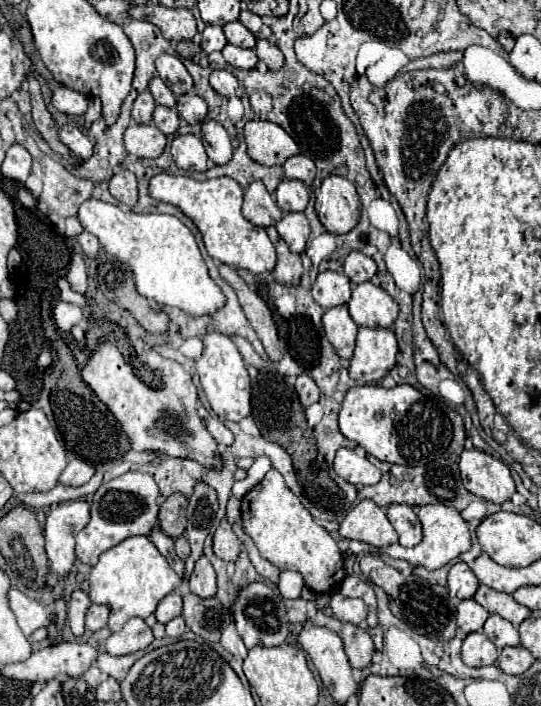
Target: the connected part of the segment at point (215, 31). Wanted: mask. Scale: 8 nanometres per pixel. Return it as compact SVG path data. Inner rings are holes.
M208 24L204 28L204 32L202 32L202 44L200 46L202 46L202 50L206 54L222 50L226 44L228 44L228 40L226 40L226 36L224 36L224 32L222 32L220 26L210 26Z

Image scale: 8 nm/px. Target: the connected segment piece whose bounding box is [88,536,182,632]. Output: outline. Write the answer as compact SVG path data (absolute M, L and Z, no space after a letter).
M148 536L126 538L124 542L102 552L88 580L90 580L90 600L94 604L110 606L108 628L112 632L118 632L134 616L138 618L150 616L156 610L158 602L182 582L182 578L170 568L166 558L158 552L158 548L152 544Z

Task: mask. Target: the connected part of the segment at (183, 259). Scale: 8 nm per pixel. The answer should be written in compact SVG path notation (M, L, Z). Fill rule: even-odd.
M90 198L90 200L86 200L86 202L84 202L84 204L80 204L80 210L78 210L78 220L80 220L80 224L82 224L82 226L84 226L84 230L88 230L88 232L92 232L92 234L94 234L94 236L98 236L98 240L100 240L100 246L102 246L102 248L104 248L104 250L106 250L106 252L108 252L108 254L112 254L112 256L116 256L116 258L118 258L118 260L120 260L120 262L124 262L124 264L128 264L128 266L130 266L130 268L132 268L132 272L134 272L134 278L136 278L136 290L138 290L138 292L140 292L140 294L142 294L142 296L144 296L144 298L148 298L148 300L156 300L156 302L158 302L158 304L162 304L162 305L161 305L161 311L163 311L163 312L164 312L164 310L162 310L162 306L169 306L169 307L172 307L172 306L176 306L176 308L182 308L182 310L184 310L184 312L188 312L188 314L192 314L192 316L202 316L202 314L208 314L208 312L216 312L216 310L220 310L220 308L222 308L222 306L224 306L224 300L226 300L226 298L224 298L224 294L222 294L222 292L220 292L220 288L218 288L218 286L216 286L216 284L214 284L214 282L212 282L212 278L210 278L210 276L208 276L208 268L206 268L206 264L204 264L204 260L202 260L202 256L200 256L200 250L198 250L198 246L196 246L196 240L194 240L194 234L192 234L192 232L190 232L190 230L188 230L188 228L186 228L186 226L184 226L184 224L182 224L182 222L180 222L180 220L178 220L178 218L174 218L174 216L168 216L168 214L134 214L134 212L126 212L126 210L122 210L122 208L120 208L120 206L114 206L114 204L106 204L106 202L102 202L102 200L96 200L96 198Z

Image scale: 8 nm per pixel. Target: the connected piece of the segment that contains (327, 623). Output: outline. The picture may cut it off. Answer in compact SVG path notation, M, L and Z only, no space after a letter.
M324 594L316 596L318 614L312 620L312 624L334 630L344 640L344 648L346 648L346 654L350 658L352 668L366 668L372 662L372 654L374 654L374 642L370 638L370 634L364 628L360 628L360 626L354 626L354 624L348 624L348 622L340 622L334 616L326 616L322 612L322 608L328 606L326 600L328 600L328 596L324 596Z

